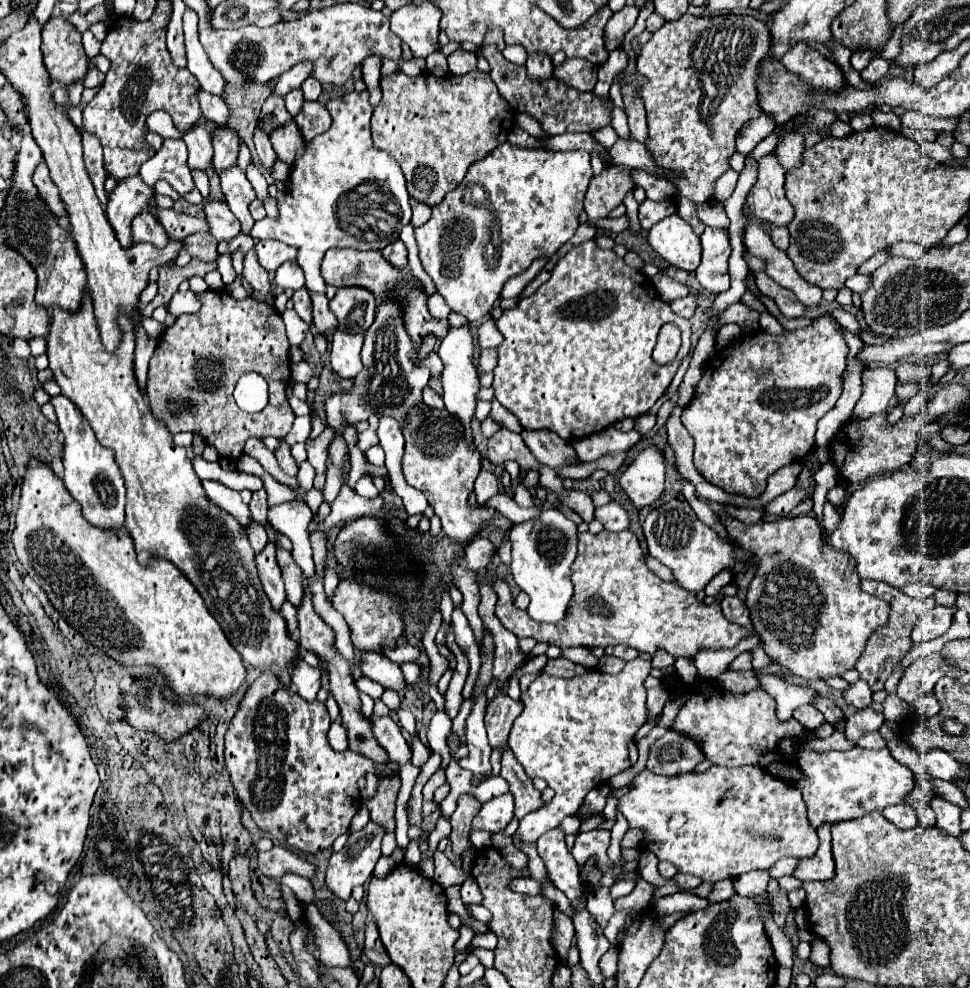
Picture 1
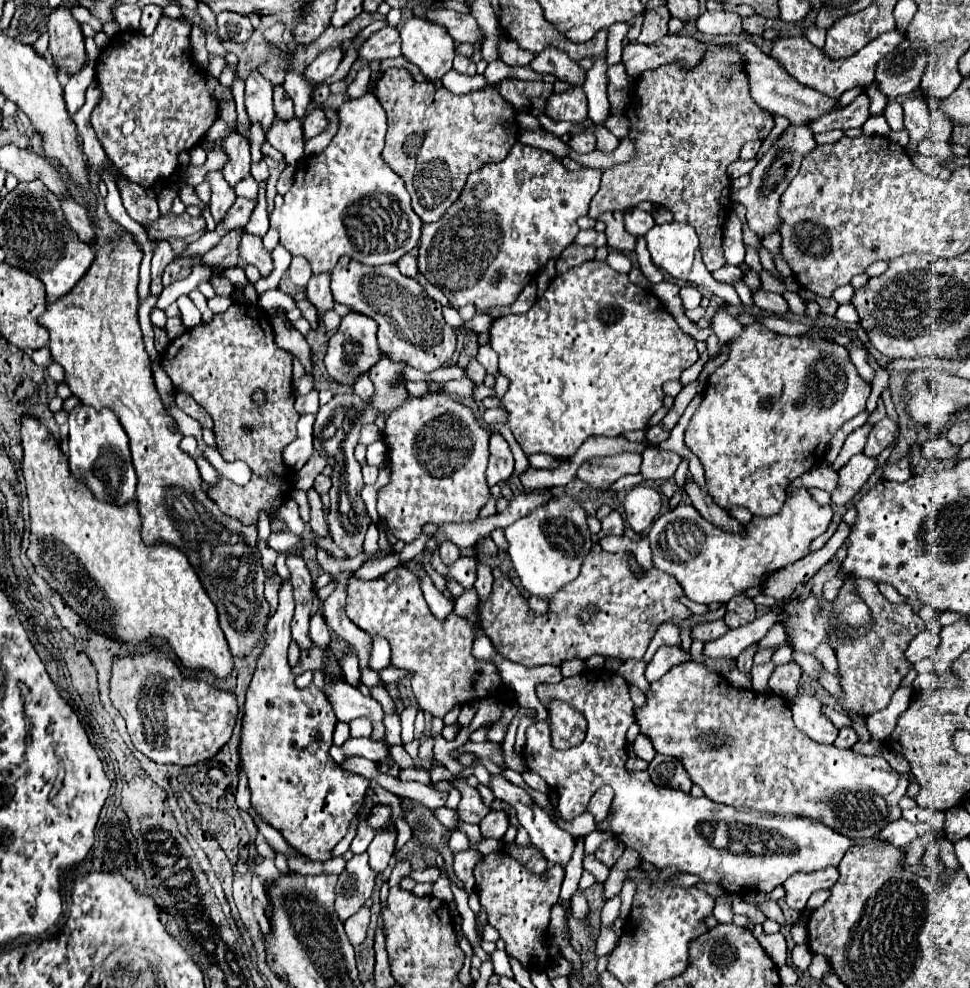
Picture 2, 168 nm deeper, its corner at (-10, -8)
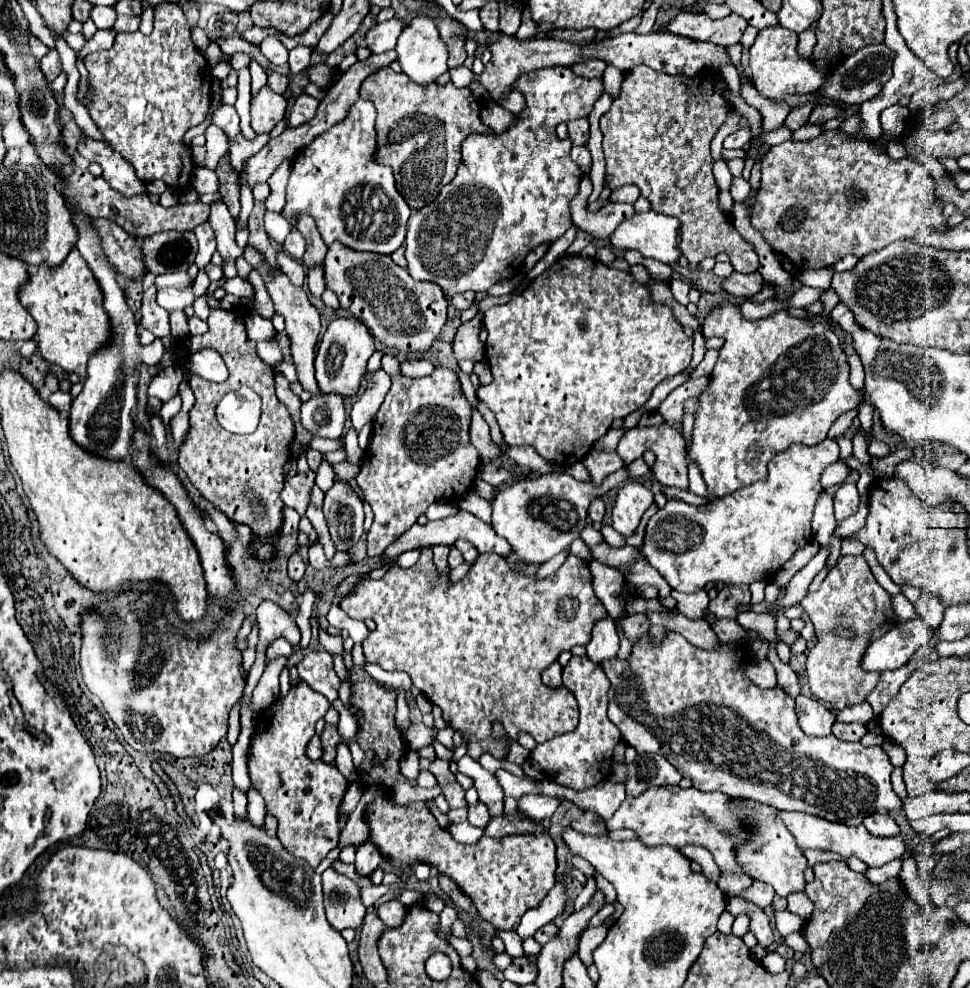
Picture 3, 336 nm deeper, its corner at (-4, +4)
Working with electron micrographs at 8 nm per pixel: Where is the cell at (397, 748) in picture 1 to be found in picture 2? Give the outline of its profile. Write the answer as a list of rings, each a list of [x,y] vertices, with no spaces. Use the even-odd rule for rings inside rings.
[[[338,679],[334,685],[326,685],[326,695],[334,707],[334,713],[340,721],[350,723],[356,717],[368,717],[372,721],[372,741],[384,743],[386,749],[392,745],[386,743],[386,729],[384,729],[384,711],[382,705],[372,699],[364,697],[358,689],[354,689],[350,683]]]

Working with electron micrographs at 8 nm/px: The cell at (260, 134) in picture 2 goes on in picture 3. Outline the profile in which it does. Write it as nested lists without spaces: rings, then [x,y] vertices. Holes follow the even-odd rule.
[[[250,59],[248,67],[251,75],[251,95],[254,96],[267,83],[265,70],[254,59]]]

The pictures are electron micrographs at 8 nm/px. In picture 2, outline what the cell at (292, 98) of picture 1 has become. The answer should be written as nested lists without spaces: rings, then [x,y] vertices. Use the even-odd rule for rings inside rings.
[[[288,71],[286,73],[286,81],[284,81],[284,89],[288,93],[288,97],[294,101],[294,109],[296,109],[296,119],[304,119],[306,117],[306,111],[308,111],[308,105],[310,105],[310,93],[312,93],[312,87],[304,81],[302,75],[298,73],[292,73]]]

